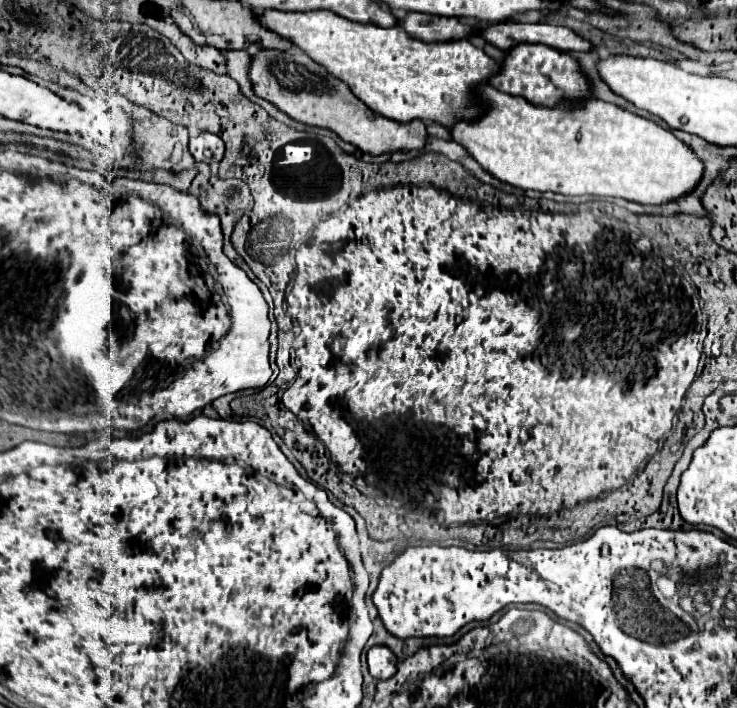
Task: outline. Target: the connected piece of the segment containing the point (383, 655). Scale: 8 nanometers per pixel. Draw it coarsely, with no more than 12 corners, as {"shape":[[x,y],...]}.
{"shape":[[386,646],[368,650],[368,670],[374,680],[396,674],[396,656]]}

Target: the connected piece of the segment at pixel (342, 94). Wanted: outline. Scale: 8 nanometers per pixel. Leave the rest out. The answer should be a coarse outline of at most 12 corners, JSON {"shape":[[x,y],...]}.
{"shape":[[258,50],[258,96],[366,154],[422,150],[422,120],[366,108],[342,80],[292,52]]}

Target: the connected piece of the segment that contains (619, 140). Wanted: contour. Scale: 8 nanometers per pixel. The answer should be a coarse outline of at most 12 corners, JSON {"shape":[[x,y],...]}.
{"shape":[[482,86],[452,136],[512,186],[660,206],[704,164],[656,122]]}

